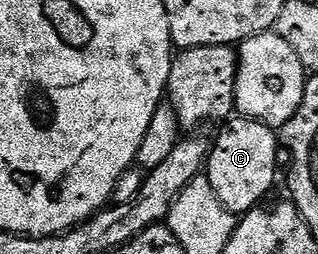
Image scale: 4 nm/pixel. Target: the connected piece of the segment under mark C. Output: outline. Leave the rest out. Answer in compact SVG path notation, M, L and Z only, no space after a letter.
M243 115L225 120L220 127L220 134L216 141L214 137L208 150L206 176L210 187L214 187L214 195L222 199L226 208L231 213L243 215L257 208L276 185L276 160L280 153L282 157L278 133L273 126Z

